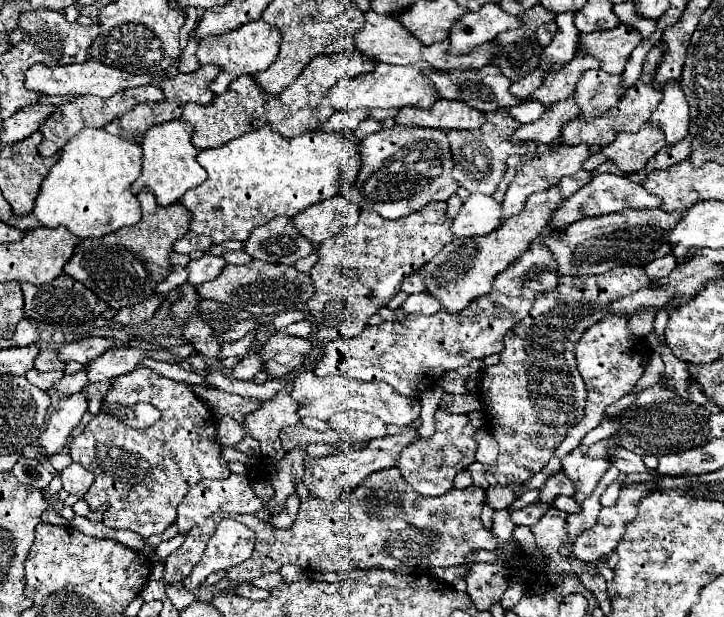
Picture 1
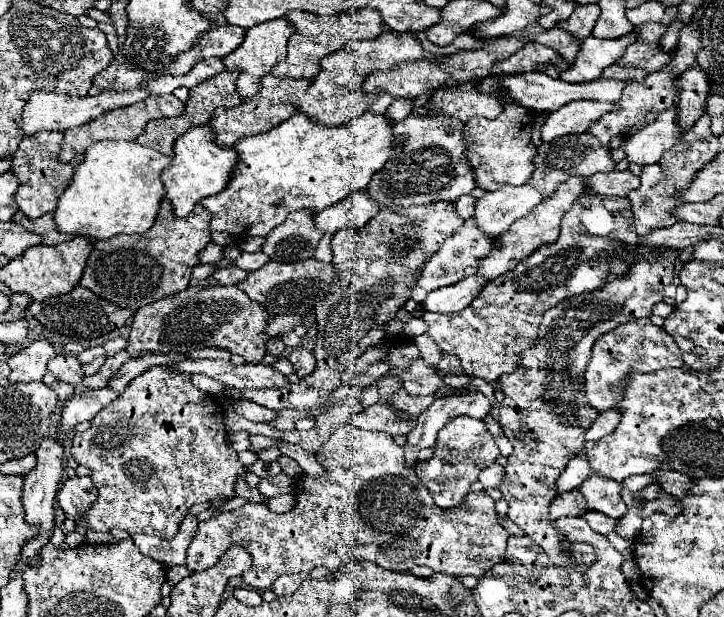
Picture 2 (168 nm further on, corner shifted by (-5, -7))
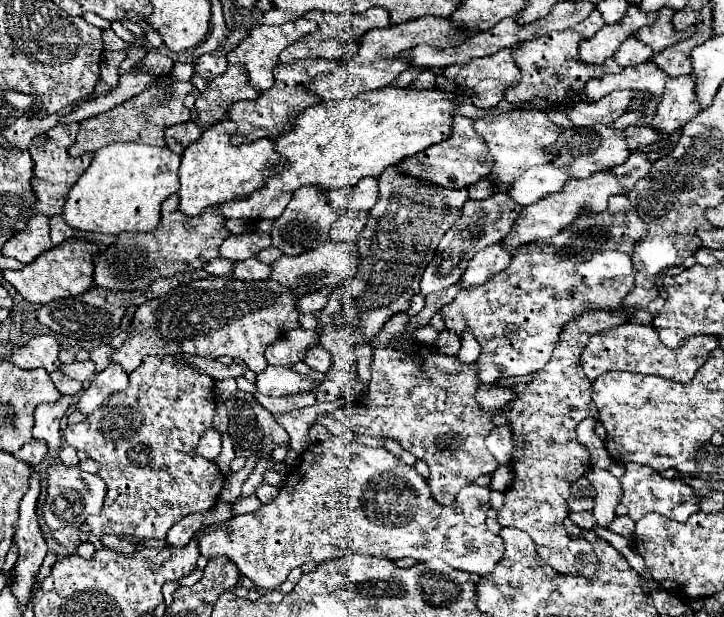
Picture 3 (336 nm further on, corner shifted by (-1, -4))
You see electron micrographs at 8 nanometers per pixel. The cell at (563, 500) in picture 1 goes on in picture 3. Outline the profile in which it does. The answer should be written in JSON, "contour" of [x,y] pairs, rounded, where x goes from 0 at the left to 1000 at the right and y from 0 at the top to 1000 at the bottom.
{"contour":[[[851,836],[848,846],[840,856],[845,862],[851,862],[851,865],[856,865],[856,869],[862,869],[862,872],[870,875],[873,865],[876,865],[876,843],[867,840],[867,836]]]}

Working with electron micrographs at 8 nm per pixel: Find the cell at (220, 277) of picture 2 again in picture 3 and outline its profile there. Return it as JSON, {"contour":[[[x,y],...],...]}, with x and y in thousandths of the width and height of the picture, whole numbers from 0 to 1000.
{"contour":[[[343,418],[334,425],[326,425],[323,451],[329,454],[367,454],[376,444],[376,431],[359,425],[356,418]]]}

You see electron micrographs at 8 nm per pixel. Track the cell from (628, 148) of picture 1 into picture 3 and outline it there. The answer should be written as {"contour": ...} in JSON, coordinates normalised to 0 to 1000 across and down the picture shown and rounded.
{"contour":[[[959,120],[923,126],[901,207],[917,217],[931,217],[934,207],[942,207],[961,188],[967,165],[959,149],[959,133]]]}

